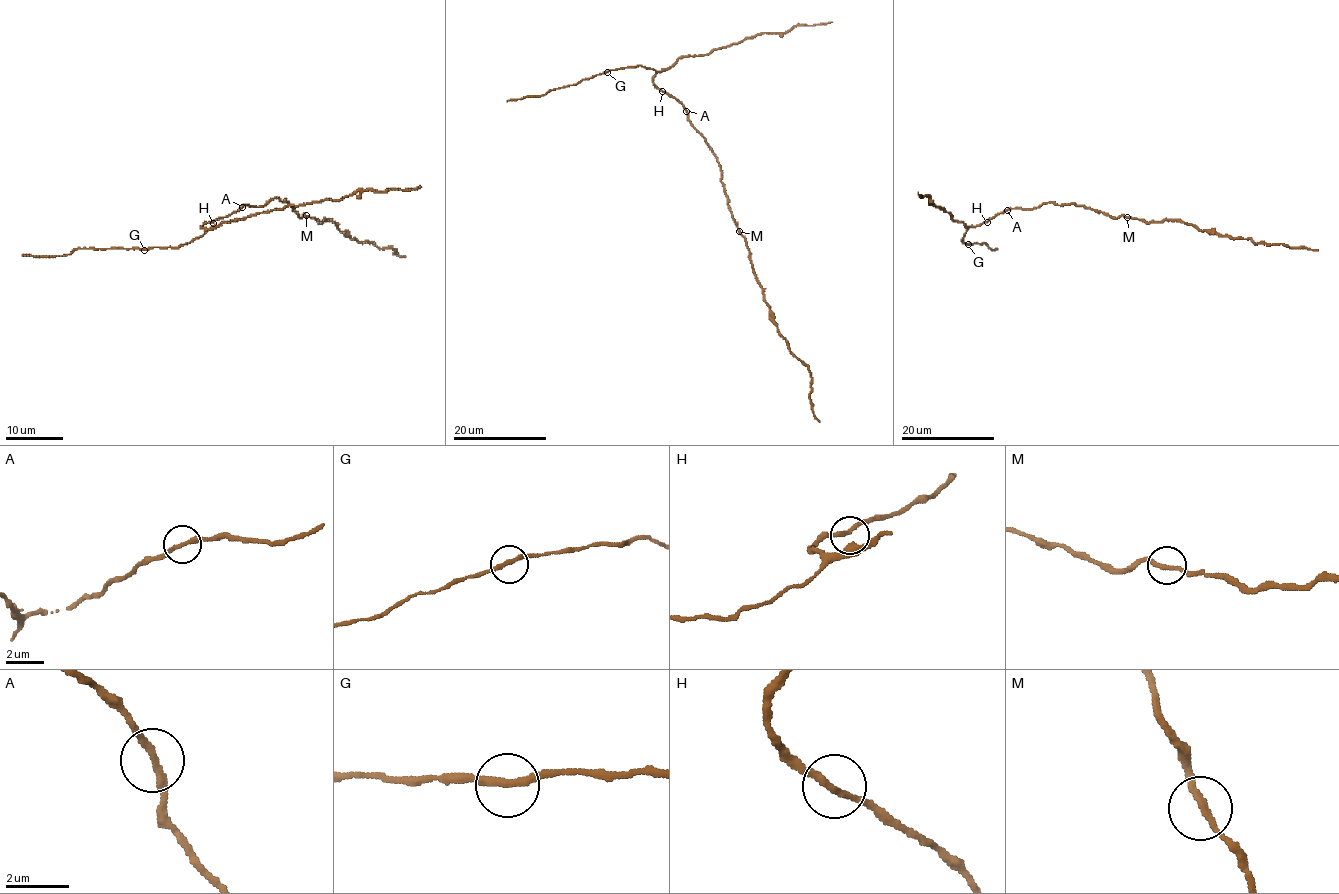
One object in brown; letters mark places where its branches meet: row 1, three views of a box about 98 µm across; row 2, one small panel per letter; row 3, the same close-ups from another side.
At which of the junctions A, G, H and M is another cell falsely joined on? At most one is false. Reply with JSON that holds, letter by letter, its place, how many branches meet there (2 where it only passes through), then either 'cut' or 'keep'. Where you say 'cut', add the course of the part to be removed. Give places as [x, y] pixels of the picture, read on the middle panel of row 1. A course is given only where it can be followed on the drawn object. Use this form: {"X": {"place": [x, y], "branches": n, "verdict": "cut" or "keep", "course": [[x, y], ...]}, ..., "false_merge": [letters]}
{"A": {"place": [686, 111], "branches": 2, "verdict": "keep"}, "G": {"place": [607, 72], "branches": 2, "verdict": "keep"}, "H": {"place": [662, 91], "branches": 2, "verdict": "keep"}, "M": {"place": [739, 231], "branches": 2, "verdict": "keep"}, "false_merge": []}

